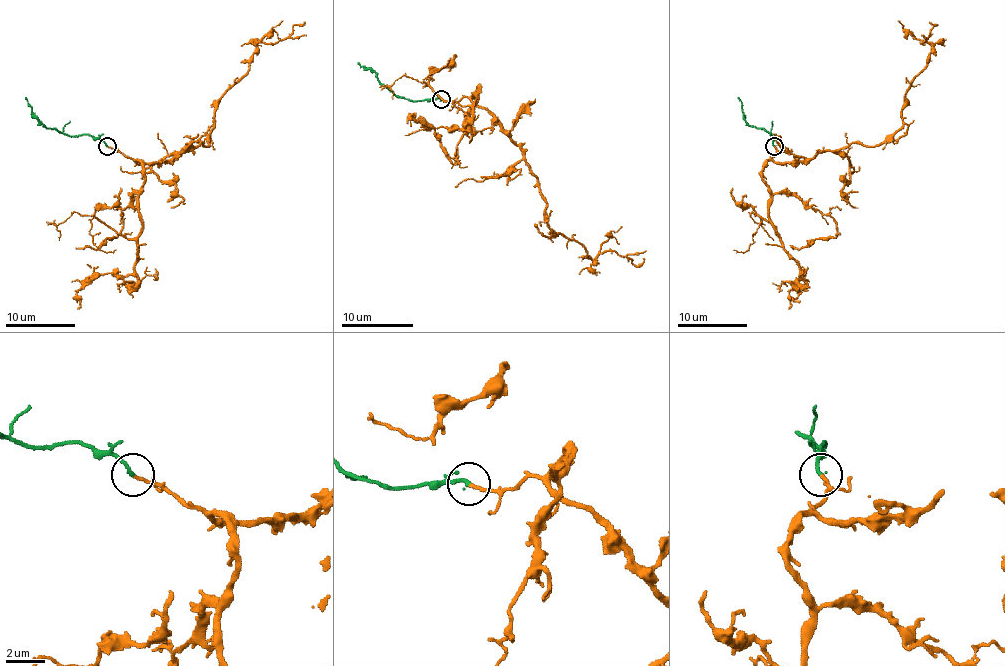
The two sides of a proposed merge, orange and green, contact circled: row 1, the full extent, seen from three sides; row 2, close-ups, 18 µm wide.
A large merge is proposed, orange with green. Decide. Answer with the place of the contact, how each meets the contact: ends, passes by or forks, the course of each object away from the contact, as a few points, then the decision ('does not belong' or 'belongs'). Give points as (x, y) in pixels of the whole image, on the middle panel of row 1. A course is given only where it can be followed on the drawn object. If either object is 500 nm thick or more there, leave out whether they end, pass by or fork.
at (441, 99); orange ends there; green ends there; orange runs (442, 100), (469, 96), (517, 144), (552, 232), (595, 260), (613, 251), (636, 266), (645, 259); green runs (442, 100), (395, 96), (379, 82), (372, 70), (358, 62); belongs

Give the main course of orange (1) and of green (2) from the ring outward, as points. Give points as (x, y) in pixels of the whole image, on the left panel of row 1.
1: (107, 145), (139, 163), (170, 163), (208, 145), (215, 104), (257, 46), (274, 44), (306, 22)
2: (107, 145), (90, 135), (62, 133), (46, 128), (25, 97)

